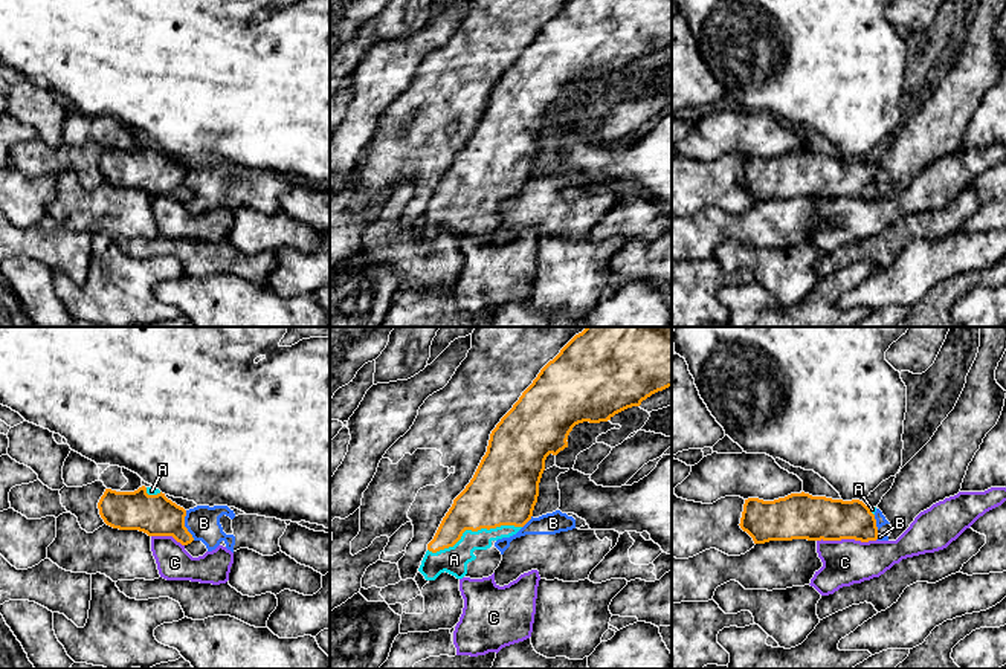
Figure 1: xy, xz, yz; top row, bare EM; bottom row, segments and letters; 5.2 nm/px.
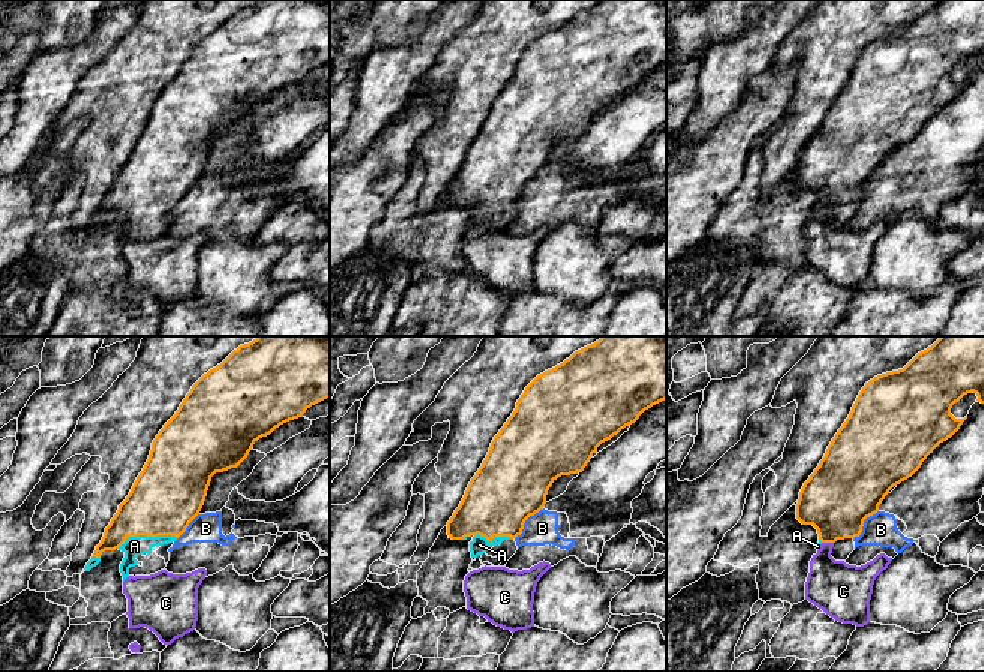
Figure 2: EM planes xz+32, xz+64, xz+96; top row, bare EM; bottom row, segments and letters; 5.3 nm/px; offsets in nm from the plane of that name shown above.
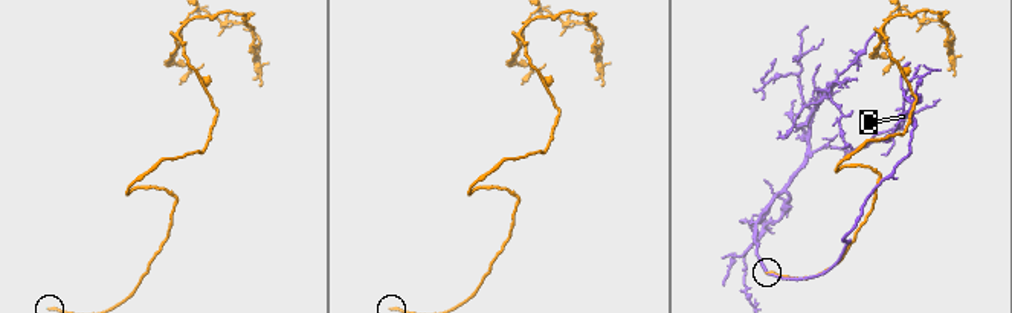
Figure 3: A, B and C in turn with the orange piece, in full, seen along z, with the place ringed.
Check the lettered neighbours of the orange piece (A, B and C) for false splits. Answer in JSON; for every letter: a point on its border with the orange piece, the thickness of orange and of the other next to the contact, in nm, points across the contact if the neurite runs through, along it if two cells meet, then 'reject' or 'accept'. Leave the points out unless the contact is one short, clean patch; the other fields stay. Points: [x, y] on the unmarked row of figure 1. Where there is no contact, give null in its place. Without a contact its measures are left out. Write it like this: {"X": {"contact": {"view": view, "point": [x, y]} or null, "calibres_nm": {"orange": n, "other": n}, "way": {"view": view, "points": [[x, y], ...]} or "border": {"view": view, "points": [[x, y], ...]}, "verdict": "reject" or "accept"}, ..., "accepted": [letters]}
{"A": {"contact": {"view": "xz", "point": [473, 188]}, "calibres_nm": {"orange": 340, "other": 140}, "verdict": "accept"}, "B": {"contact": {"view": "xy", "point": [183, 184]}, "calibres_nm": {"orange": 220, "other": 180}, "border": {"view": "xy", "points": [[185, 168], [185, 185], [194, 197]]}, "verdict": "reject"}, "C": {"contact": {"view": "yz", "point": [846, 196]}, "calibres_nm": {"orange": 240, "other": 240}, "verdict": "reject"}, "accepted": ["A"]}

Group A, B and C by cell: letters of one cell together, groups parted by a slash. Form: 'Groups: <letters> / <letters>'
Groups: A / B / C

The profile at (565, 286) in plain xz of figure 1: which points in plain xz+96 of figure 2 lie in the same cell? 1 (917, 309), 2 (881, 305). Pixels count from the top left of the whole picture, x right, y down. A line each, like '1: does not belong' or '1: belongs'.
1: does not belong
2: does not belong

